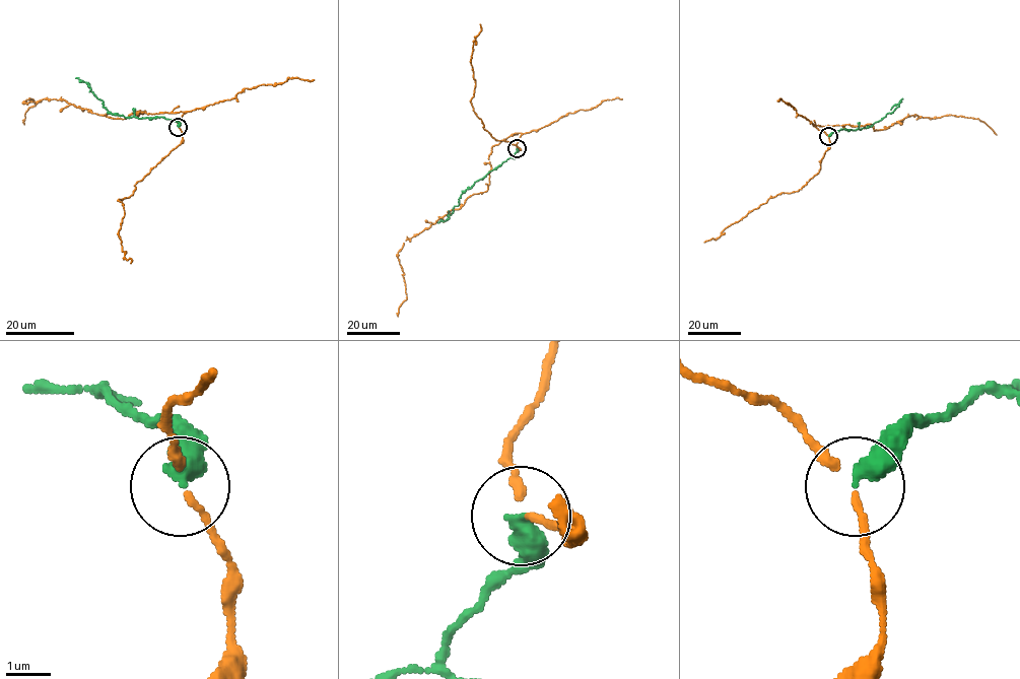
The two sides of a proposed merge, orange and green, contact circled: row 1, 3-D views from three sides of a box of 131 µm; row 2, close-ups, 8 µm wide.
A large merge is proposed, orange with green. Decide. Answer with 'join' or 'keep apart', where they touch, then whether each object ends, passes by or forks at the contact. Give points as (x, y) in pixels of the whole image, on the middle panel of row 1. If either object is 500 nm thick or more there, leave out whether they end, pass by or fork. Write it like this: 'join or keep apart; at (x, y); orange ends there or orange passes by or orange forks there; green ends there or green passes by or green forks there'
keep apart; at (517, 148); orange passes by; green ends there

